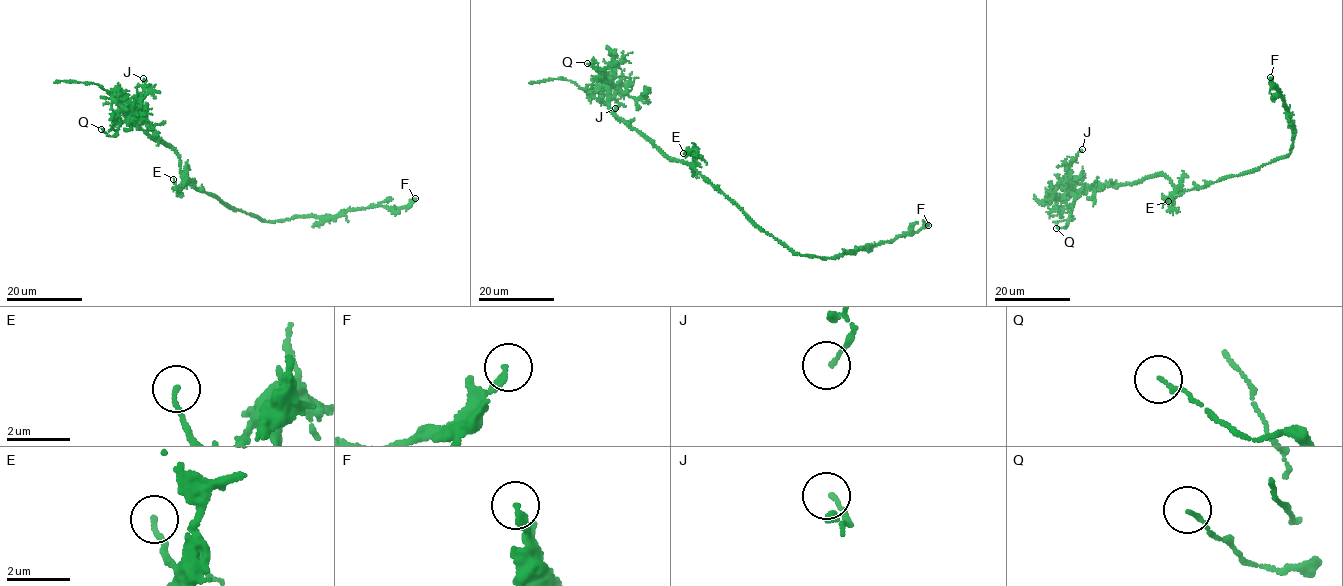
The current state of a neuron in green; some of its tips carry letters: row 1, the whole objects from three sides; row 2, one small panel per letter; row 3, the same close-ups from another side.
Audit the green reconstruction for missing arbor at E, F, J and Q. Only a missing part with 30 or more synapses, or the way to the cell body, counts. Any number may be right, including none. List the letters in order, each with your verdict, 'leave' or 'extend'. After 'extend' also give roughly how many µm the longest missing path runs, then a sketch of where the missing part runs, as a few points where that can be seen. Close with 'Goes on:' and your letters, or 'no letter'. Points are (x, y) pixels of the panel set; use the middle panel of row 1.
E: leave
F: leave
J: leave
Q: leave
Goes on: no letter

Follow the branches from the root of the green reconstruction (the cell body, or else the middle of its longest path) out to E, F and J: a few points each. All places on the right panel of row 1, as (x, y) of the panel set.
E: (1217, 181), (1179, 190), (1180, 194), (1171, 206), (1168, 201)
F: (1217, 181), (1254, 170), (1287, 155), (1292, 149), (1293, 123), (1279, 95), (1281, 91), (1270, 77)
J: (1217, 181), (1184, 191), (1169, 178), (1158, 174), (1120, 186), (1102, 185), (1069, 191), (1069, 164), (1082, 149)

